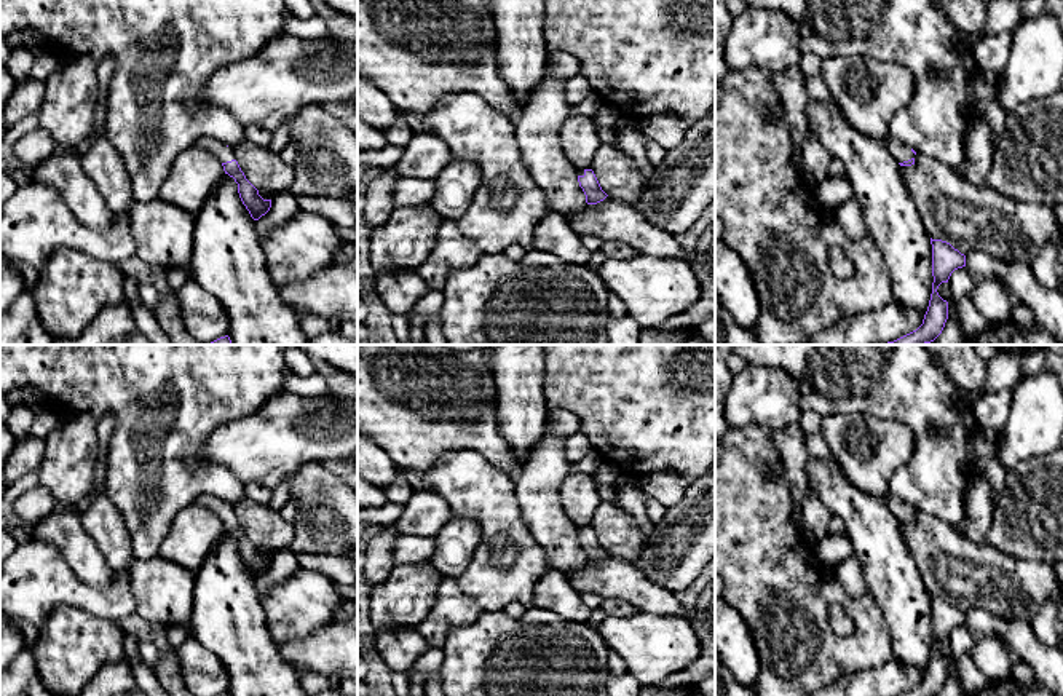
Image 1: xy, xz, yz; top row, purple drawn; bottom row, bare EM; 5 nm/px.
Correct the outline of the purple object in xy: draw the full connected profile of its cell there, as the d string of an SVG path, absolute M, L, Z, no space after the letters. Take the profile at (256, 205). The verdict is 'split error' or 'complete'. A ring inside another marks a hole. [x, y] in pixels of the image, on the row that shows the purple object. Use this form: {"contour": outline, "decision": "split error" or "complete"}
{"contour": "M201 137L198 145L214 153L222 163L225 174L235 179L239 198L254 220L259 220L270 211L271 200L263 200L259 195L259 190L246 179L238 161L235 160L233 147L227 147L220 140L209 137Z", "decision": "split error"}

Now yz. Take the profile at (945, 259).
{"contour": "M931 238L931 244L934 283L923 324L916 330L894 342L879 345L926 345L934 342L942 334L948 319L948 302L939 295L937 289L942 283L948 283L954 270L966 267L966 255L942 239Z", "decision": "complete"}

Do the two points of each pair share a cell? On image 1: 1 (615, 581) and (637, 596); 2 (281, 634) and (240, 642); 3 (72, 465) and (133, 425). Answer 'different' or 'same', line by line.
1: same
2: different
3: different

